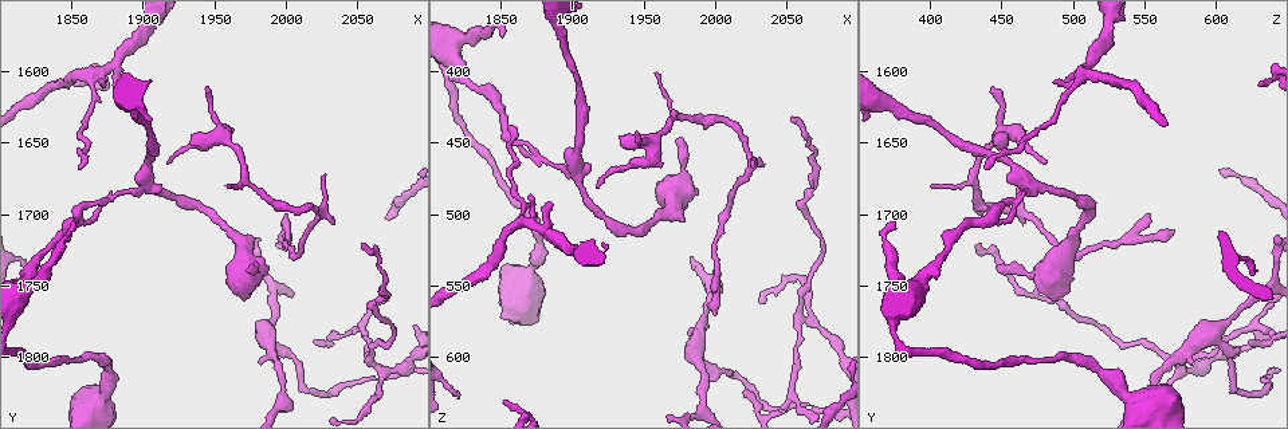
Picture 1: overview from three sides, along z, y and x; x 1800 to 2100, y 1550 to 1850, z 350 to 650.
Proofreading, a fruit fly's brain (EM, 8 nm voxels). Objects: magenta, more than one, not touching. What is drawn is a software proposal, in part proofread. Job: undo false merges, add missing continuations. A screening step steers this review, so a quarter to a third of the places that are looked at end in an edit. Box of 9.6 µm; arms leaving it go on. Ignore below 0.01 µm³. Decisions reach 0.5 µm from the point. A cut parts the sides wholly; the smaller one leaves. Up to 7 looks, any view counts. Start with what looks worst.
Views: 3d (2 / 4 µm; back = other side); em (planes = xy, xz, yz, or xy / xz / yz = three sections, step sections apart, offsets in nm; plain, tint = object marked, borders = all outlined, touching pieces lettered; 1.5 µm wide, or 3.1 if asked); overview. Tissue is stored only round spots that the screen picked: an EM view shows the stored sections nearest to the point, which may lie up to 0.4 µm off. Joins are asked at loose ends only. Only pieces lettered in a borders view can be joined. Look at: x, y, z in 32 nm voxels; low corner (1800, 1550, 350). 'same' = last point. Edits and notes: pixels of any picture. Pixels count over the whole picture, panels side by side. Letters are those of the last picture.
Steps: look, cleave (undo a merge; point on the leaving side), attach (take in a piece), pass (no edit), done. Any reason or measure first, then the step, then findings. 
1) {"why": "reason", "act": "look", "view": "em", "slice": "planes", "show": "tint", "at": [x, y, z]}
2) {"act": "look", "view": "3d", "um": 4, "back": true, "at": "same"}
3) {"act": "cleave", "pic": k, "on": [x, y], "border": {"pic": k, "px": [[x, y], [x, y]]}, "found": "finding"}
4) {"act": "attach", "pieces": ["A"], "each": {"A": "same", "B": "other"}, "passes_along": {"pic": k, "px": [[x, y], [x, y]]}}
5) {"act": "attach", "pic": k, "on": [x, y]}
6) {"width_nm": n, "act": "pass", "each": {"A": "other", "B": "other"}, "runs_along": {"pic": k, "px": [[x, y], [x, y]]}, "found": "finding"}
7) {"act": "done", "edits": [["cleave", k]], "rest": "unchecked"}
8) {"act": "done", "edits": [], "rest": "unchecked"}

{"why": "branch point", "act": "look", "view": "em", "slice": "planes", "show": "borders", "at": [1900, 1684, 468]}

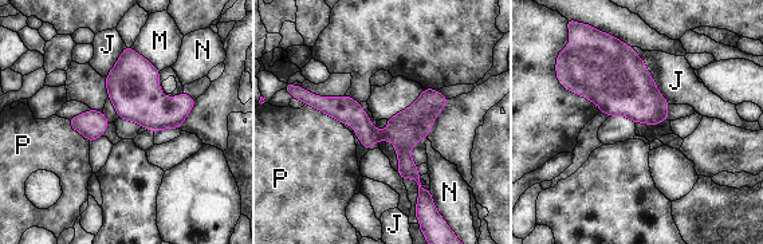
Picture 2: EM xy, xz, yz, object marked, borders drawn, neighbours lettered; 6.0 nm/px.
{"act": "cleave", "pic": 2, "on": [405, 129], "each": {"J": "other", "M": "other", "N": "other", "P": "other"}, "border": {"pic": 2, "px": [[376, 130], [378, 140]]}, "found": "a second cell is stuck on"}

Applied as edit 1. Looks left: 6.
{"why": "redraw", "act": "look", "view": "overview"}

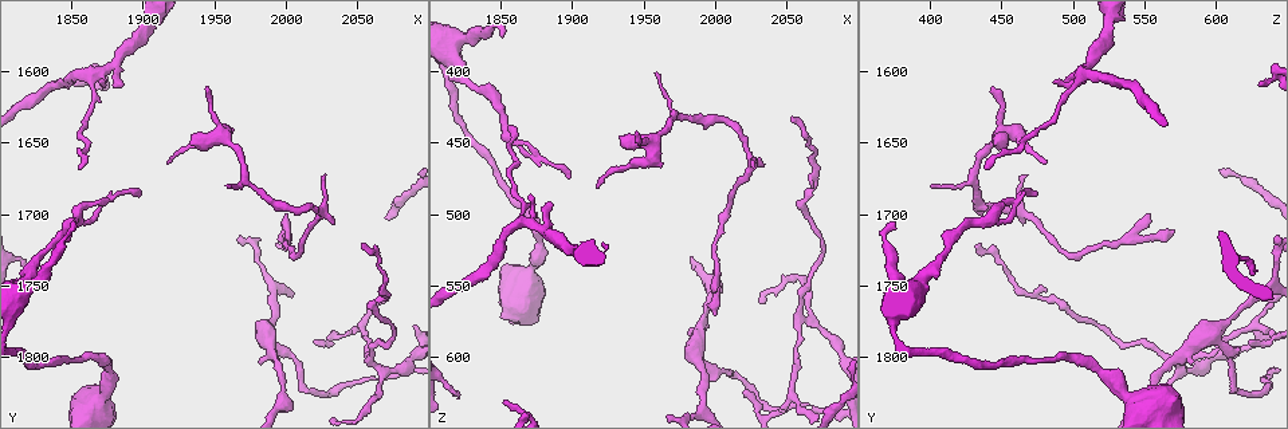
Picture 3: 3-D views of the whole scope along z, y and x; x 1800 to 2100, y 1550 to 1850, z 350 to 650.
{"why": "sharp bend", "act": "look", "view": "3d", "um": 2, "at": [2058, 1804, 572]}

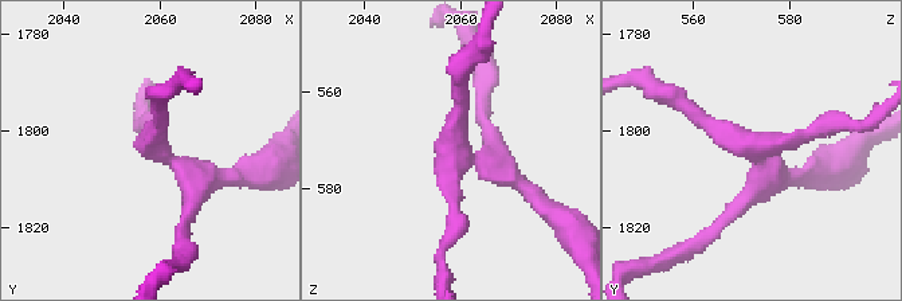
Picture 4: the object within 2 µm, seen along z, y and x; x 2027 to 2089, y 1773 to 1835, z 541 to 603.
{"arms": 4, "why": "need the tissue", "act": "look", "view": "em", "slice": "xy", "step": 4, "show": "tint", "at": [2060, 1804, 573]}

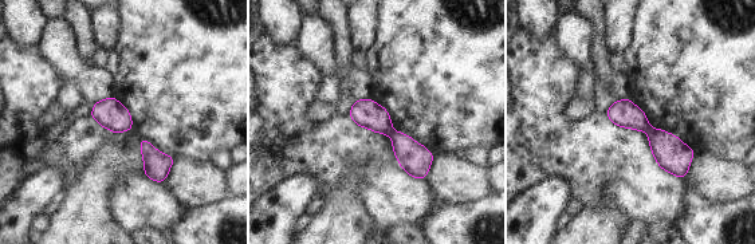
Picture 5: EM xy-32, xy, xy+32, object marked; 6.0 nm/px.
{"act": "look", "view": "em", "slice": "planes", "show": "borders", "at": "same"}

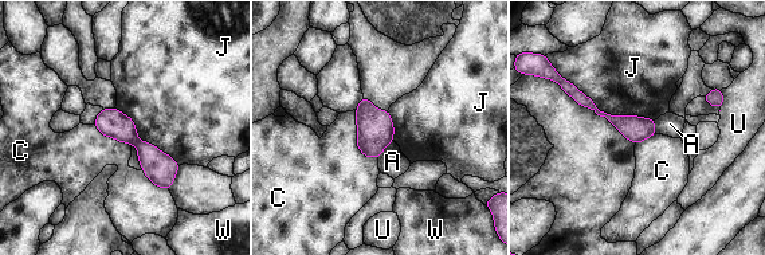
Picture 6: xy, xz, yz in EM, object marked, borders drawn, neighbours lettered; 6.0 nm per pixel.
{"width_nm": 150, "act": "cleave", "pic": 6, "on": [160, 168], "each": {"A": "other", "C": "other", "J": "other", "U": "other", "W": "other"}, "border": {"pic": 6, "px": [[138, 140], [133, 142]]}, "found": "two cells meet here"}

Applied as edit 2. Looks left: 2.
{"act": "look", "view": "overview"}

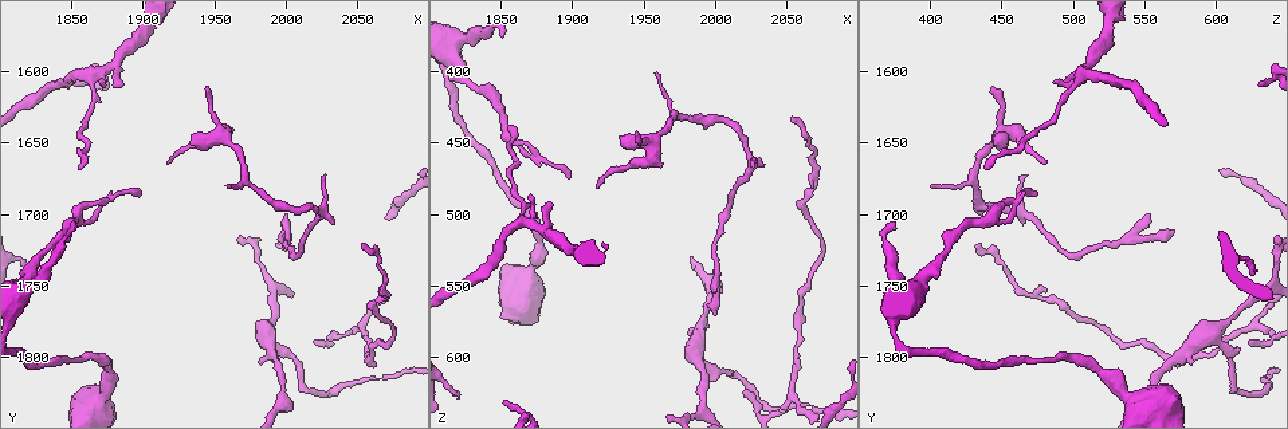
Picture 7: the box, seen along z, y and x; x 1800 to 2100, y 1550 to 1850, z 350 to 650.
{"why": "branch stops here", "act": "look", "view": "em", "slice": "planes", "show": "borders", "at": [1944, 1610, 442]}

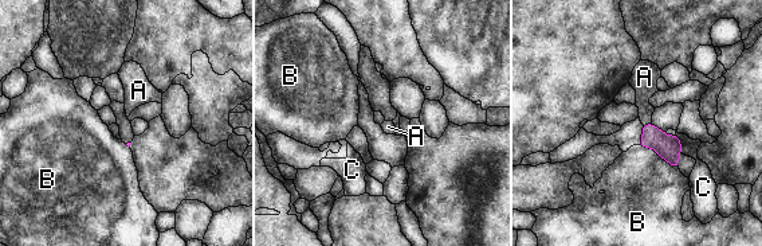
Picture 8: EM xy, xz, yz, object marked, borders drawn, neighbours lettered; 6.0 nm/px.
{"longest_contact_nm": ["B", 280], "act": "attach", "pieces": ["A"], "each": {"A": "same", "B": "other", "C": "other"}, "found": "the cell continues"}

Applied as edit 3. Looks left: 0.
{"act": "done", "edits": [["cleave", 2], ["cleave", 6], ["attach", 8]], "rest": "unchecked"}

